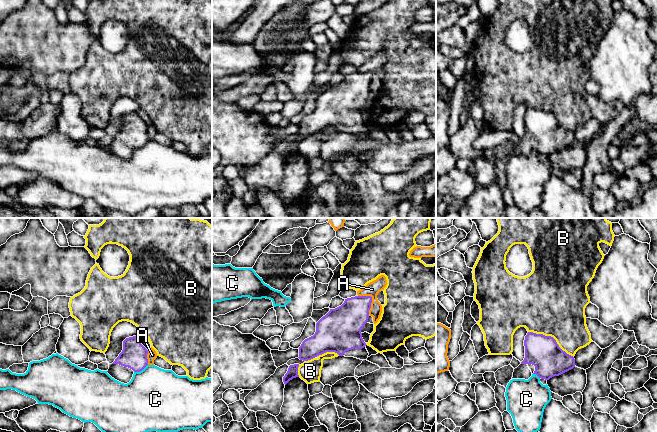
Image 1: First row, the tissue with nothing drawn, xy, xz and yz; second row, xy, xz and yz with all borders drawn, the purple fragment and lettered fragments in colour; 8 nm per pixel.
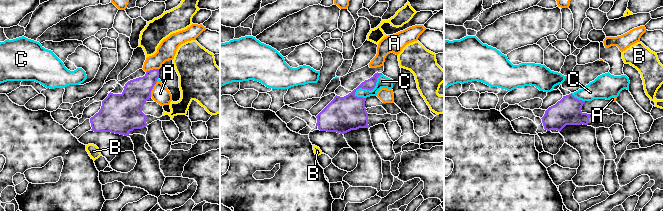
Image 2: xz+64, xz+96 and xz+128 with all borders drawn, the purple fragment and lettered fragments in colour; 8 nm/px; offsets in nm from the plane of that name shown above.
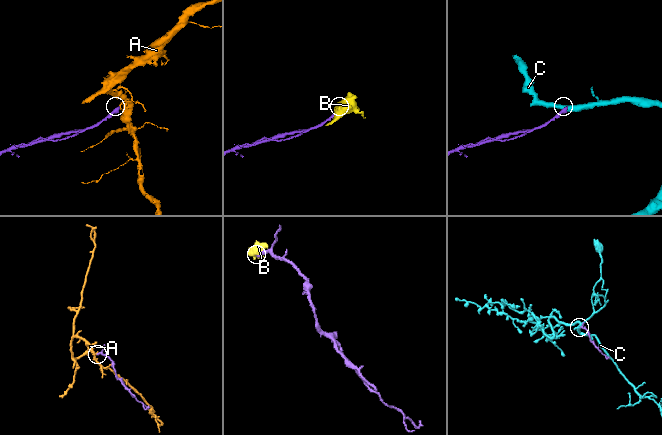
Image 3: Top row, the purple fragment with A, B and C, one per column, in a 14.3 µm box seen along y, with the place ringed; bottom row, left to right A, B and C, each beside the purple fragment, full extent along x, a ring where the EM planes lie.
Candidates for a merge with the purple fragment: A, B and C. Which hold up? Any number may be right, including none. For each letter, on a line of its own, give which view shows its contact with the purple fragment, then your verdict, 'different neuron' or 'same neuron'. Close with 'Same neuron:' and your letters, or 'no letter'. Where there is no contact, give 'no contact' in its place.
A: contact in xz; different neuron
B: contact in yz; different neuron
C: contact in xy; different neuron
Same neuron: no letter

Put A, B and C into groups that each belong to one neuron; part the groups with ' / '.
A / B / C

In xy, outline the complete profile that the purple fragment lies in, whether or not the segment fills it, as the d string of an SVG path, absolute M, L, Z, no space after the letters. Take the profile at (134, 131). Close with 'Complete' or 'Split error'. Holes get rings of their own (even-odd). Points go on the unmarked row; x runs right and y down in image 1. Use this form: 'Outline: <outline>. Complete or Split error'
Outline: M136 112L123 117L123 126L107 149L115 156L127 160L135 148L142 147L148 141L148 126L138 117Z. Split error

